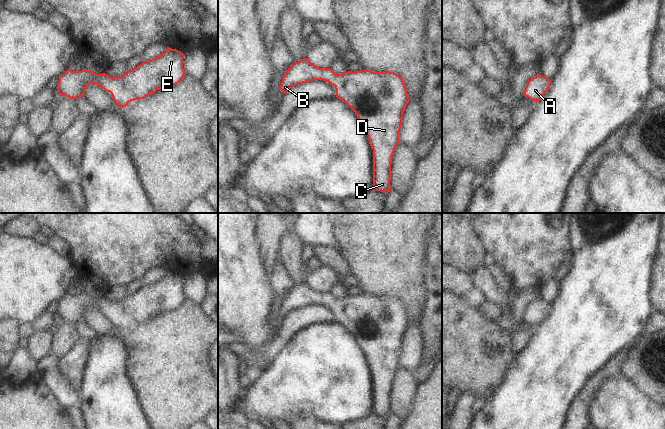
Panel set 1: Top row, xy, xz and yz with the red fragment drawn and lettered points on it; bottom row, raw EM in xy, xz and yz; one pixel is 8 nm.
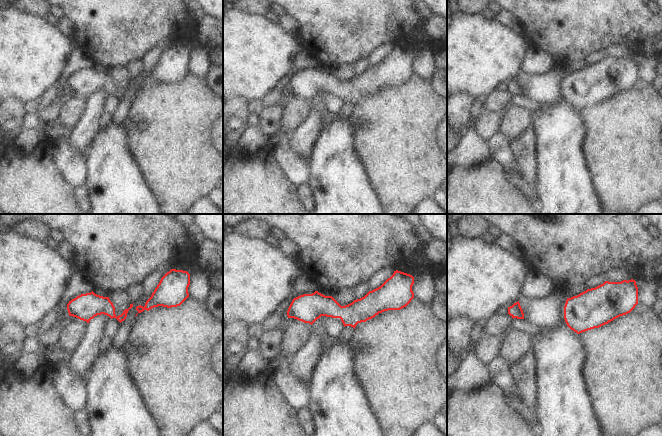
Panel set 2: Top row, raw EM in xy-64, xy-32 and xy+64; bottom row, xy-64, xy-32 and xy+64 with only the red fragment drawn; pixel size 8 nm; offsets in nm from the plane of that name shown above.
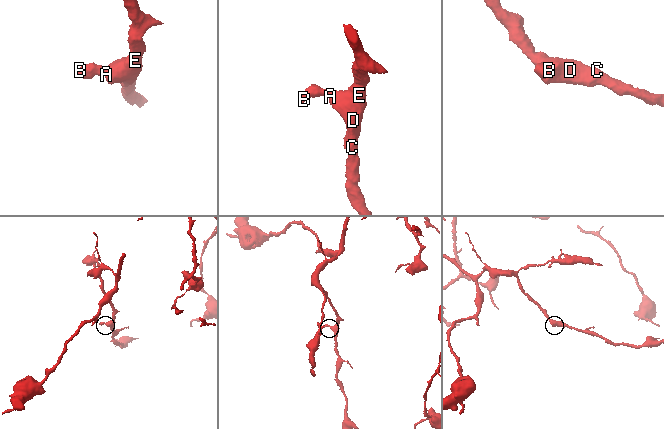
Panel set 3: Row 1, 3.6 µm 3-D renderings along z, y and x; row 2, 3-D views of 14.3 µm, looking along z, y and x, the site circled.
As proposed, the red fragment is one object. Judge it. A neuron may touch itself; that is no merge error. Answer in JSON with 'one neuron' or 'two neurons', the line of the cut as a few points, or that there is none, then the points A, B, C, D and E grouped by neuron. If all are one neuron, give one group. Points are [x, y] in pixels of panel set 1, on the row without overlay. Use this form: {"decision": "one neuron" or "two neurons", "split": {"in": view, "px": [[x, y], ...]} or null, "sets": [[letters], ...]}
{"decision": "one neuron", "split": null, "sets": [["A", "B", "C", "D", "E"]]}

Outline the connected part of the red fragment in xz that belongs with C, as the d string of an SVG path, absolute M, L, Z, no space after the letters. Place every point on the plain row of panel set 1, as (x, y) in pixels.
M308 282L295 286L285 296L279 312L286 318L292 311L314 304L323 304L336 313L336 321L345 326L357 339L373 373L373 414L388 417L391 414L391 387L396 370L403 336L409 326L404 304L396 297L370 294L336 298L331 292L319 292Z

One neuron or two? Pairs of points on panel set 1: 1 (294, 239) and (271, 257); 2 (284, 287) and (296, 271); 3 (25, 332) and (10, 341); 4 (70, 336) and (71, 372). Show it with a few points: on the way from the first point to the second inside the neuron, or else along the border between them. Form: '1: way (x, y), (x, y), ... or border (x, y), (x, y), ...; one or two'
1: border (294, 229), (291, 229), (284, 236), (280, 258); two
2: border (281, 258), (296, 285); two
3: border (21, 324), (19, 326), (20, 338); two
4: border (82, 338), (61, 358); two

